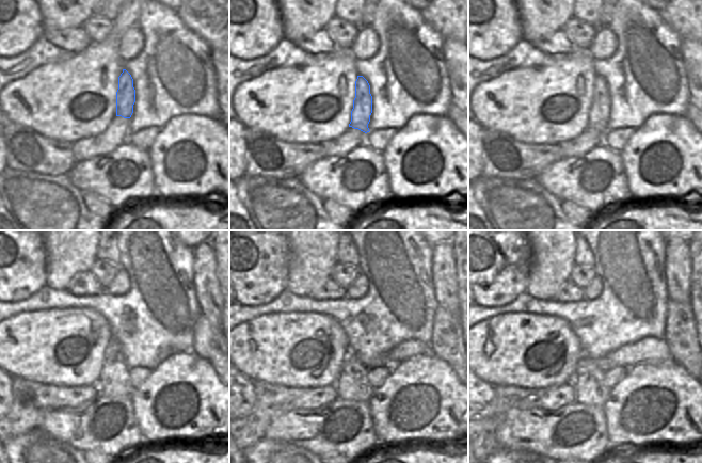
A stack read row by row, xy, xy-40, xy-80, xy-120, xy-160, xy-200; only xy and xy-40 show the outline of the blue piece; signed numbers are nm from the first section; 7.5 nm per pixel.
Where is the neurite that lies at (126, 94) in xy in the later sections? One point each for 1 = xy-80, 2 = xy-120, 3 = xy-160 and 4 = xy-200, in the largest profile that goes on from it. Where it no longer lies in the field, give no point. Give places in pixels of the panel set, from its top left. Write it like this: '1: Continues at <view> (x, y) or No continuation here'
1: Continues at xy-80 (599, 113)
2: Continues at xy-120 (113, 381)
3: Continues at xy-160 (352, 383)
4: Continues at xy-200 (590, 389).

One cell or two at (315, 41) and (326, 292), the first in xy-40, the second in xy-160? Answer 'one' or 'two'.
one

